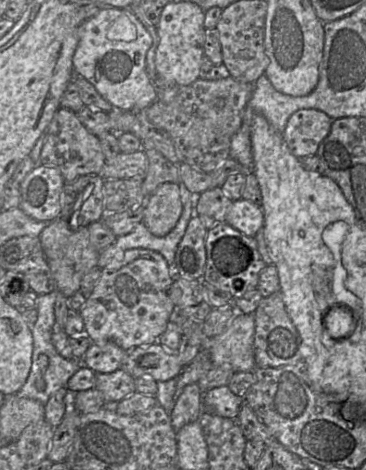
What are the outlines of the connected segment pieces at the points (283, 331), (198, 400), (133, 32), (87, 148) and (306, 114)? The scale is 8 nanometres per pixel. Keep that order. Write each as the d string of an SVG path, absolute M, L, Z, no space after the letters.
M280 291L262 298L254 316L255 333L253 347L256 367L282 367L302 361L302 340L286 311Z
M197 383L189 384L183 389L170 415L171 425L176 433L183 426L199 420L204 412L202 396Z
M103 7L79 26L74 73L89 81L113 109L145 111L157 99L157 87L146 72L146 54L152 41L130 7Z
M59 108L46 130L46 141L41 150L40 164L57 168L65 182L72 182L83 175L100 175L104 163L105 158L98 137L80 122L76 113Z
M300 109L288 119L283 139L297 158L316 155L318 147L329 134L333 119L317 109Z

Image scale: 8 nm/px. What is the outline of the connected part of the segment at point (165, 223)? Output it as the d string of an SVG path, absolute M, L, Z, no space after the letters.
M162 183L146 199L143 222L153 235L163 237L176 226L182 210L179 184Z

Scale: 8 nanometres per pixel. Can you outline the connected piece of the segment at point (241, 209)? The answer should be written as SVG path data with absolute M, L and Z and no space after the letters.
M240 198L232 201L225 222L247 237L254 237L263 228L263 211L260 205Z

